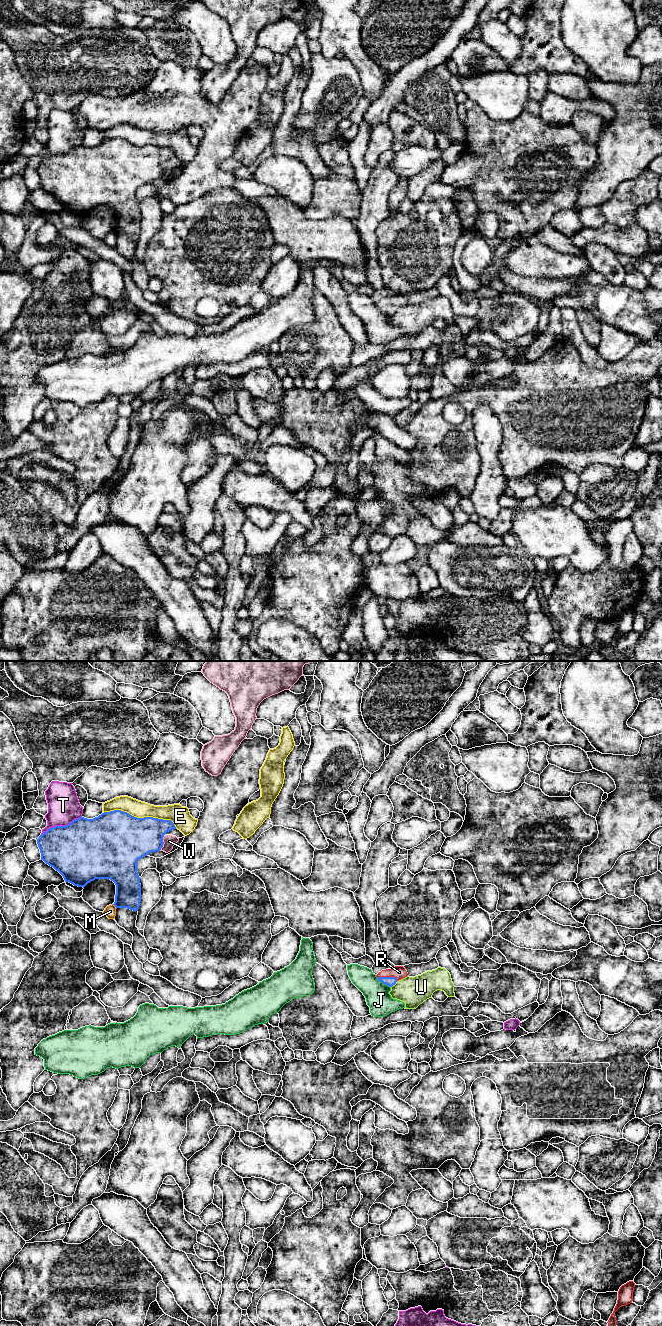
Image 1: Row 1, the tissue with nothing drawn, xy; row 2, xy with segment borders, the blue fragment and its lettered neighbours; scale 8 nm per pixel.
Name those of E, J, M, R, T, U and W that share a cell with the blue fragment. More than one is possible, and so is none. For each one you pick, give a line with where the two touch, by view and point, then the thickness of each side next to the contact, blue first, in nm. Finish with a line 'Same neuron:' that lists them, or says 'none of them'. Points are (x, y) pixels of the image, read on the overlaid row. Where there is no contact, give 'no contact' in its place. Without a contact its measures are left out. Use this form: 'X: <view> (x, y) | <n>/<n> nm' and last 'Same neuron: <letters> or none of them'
R: xy (387, 977) | 80/110 nm
Same neuron: R

